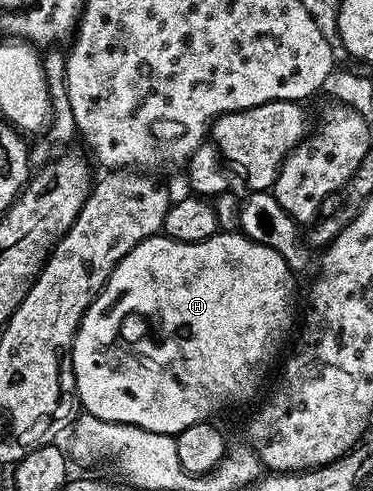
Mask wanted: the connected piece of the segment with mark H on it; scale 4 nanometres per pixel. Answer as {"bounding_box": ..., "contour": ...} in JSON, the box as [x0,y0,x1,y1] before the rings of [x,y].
{"bounding_box":[71,231,291,436],"contour":[[[220,231],[214,236],[210,236],[208,240],[201,242],[181,242],[173,240],[170,236],[156,234],[150,236],[148,240],[142,240],[137,246],[133,246],[133,250],[129,250],[129,254],[125,254],[125,258],[121,258],[121,262],[117,262],[117,266],[113,270],[113,274],[109,274],[109,282],[105,282],[105,286],[97,294],[97,298],[89,306],[89,310],[85,310],[85,314],[79,323],[77,334],[73,338],[73,346],[71,347],[71,361],[73,362],[73,374],[75,375],[75,395],[78,403],[81,405],[82,411],[89,415],[93,415],[98,419],[103,419],[107,423],[132,424],[141,427],[143,430],[155,431],[157,434],[178,436],[181,430],[185,430],[194,424],[202,424],[212,419],[214,412],[219,412],[226,406],[230,400],[239,400],[242,396],[247,396],[255,388],[255,383],[259,380],[259,371],[266,366],[271,360],[271,355],[279,348],[279,343],[287,336],[287,327],[291,324],[291,284],[287,281],[289,277],[289,269],[285,258],[281,254],[277,254],[277,250],[273,250],[269,246],[265,246],[261,242],[253,242],[250,238],[240,234],[238,231]]]}

